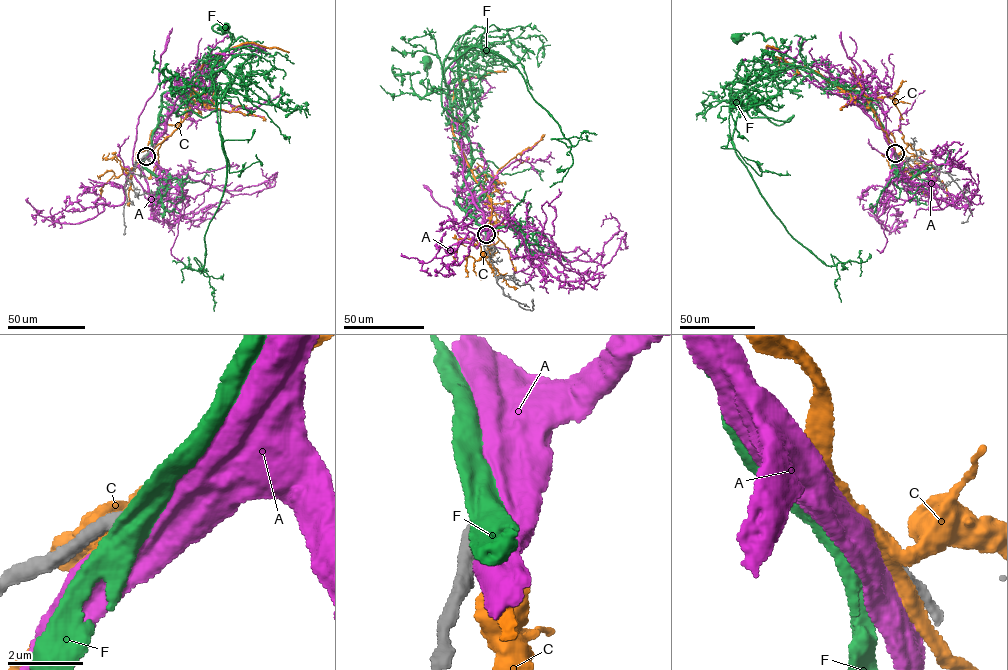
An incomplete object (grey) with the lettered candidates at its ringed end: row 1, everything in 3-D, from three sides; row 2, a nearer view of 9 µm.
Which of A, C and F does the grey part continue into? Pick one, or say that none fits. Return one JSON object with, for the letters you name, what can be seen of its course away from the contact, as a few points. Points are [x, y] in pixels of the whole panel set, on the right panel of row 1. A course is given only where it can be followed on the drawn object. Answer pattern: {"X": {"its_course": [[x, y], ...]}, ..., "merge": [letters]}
{"A": {"its_course": [[895, 153], [878, 201], [896, 192], [899, 165], [886, 179], [888, 207], [877, 219], [886, 230], [898, 218]]}, "merge": ["A"]}

